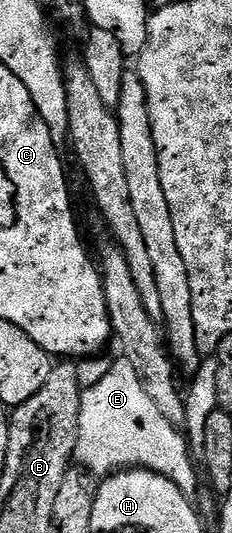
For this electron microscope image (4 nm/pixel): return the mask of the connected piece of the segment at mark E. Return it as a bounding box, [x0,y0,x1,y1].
[73,356,198,495]

